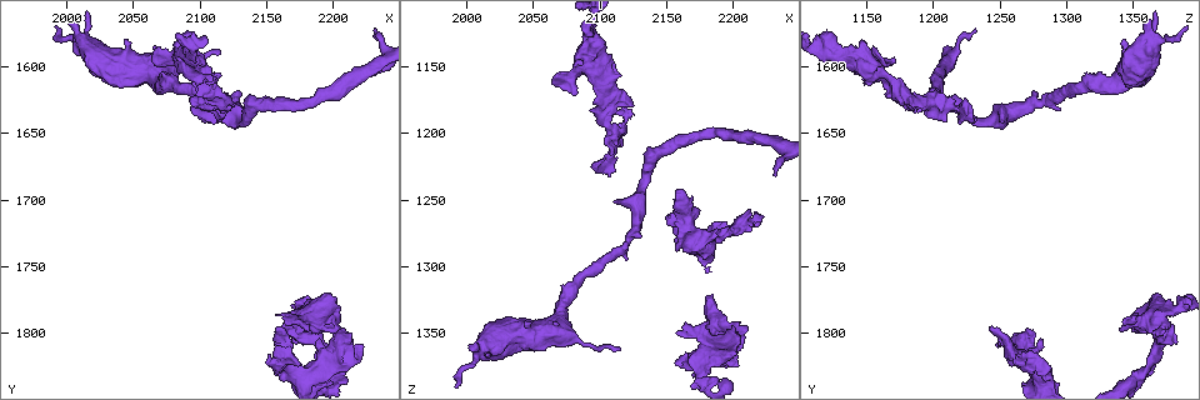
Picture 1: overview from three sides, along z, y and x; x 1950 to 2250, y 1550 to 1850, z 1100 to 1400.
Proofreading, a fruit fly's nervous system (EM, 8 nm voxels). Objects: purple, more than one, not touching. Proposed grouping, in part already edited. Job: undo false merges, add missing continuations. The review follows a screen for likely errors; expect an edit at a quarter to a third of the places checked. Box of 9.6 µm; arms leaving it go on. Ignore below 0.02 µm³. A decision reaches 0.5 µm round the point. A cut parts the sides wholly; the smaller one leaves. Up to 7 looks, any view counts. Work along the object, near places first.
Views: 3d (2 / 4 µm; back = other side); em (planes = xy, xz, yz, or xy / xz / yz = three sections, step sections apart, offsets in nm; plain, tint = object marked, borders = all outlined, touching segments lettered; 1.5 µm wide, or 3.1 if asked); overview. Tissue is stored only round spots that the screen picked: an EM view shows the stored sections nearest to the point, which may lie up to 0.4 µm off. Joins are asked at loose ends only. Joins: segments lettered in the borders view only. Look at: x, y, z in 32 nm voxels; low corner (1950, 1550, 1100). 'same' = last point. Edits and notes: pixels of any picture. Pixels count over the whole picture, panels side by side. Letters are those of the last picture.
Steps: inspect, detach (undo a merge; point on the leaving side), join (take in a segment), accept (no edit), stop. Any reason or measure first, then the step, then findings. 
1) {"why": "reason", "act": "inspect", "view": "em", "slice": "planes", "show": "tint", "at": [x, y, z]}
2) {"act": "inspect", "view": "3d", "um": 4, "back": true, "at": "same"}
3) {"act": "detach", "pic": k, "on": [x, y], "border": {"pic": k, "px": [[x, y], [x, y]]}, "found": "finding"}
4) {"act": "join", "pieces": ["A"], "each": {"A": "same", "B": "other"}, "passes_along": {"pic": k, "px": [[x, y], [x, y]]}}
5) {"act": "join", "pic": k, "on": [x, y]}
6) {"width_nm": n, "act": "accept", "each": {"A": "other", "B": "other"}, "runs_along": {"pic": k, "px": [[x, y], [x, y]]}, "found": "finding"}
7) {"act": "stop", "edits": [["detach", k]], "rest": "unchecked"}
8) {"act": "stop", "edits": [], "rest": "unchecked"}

{"why": "free end", "act": "inspect", "view": "3d", "um": 4, "back": true, "at": [2092, 1572, 1118]}

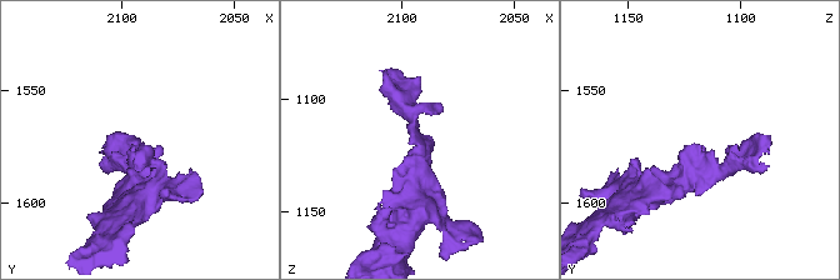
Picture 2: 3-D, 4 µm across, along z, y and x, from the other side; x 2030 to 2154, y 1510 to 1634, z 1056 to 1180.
{"why": "shape alone is not enough", "act": "inspect", "view": "em", "slice": "yz", "step": 8, "show": "borders", "at": [2092, 1572, 1118]}

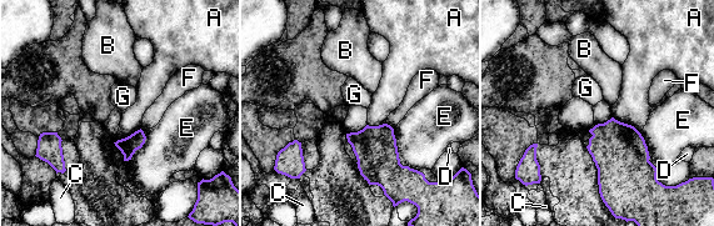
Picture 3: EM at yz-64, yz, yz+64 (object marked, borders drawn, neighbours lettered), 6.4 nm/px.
{"why": "another direction", "act": "inspect", "view": "em", "slice": "xy", "step": 8, "show": "borders", "at": "same"}

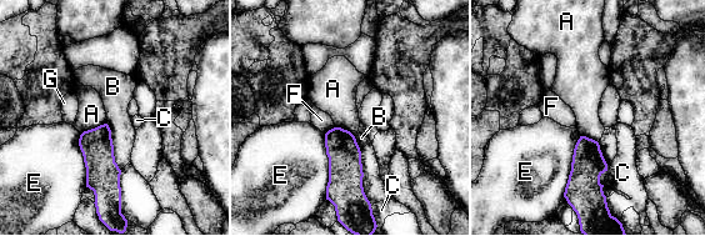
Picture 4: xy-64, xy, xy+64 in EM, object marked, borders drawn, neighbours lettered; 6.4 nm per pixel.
{"act": "accept", "each": {"A": "other", "B": "other", "C": "other", "E": "other", "F": "other", "G": "other"}, "found": "none of them fits"}

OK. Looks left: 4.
{"why": "branch stops here", "act": "inspect", "view": "3d", "um": 2, "at": [2118, 1640, 1202]}

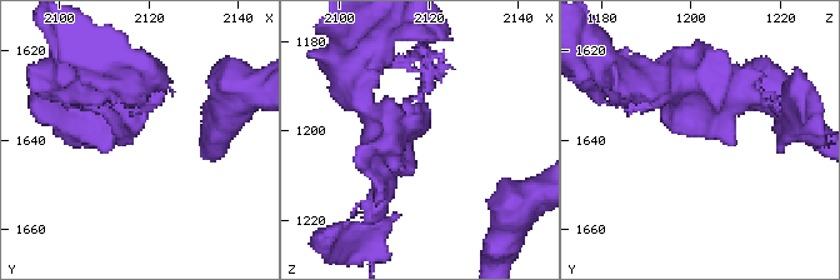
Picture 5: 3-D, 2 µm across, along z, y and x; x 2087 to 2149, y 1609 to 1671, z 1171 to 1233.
{"act": "inspect", "view": "em", "slice": "planes", "show": "borders", "at": [2118, 1639, 1200]}

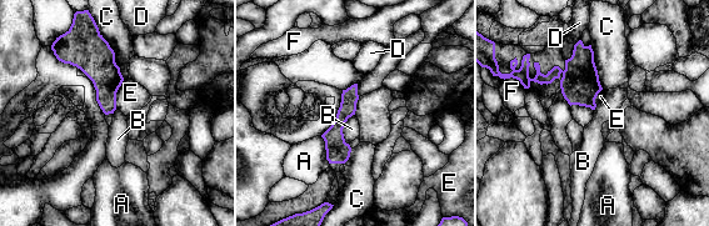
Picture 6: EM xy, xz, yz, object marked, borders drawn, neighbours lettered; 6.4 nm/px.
{"act": "accept", "each": {"A": "other", "B": "other", "C": "other", "D": "other", "E": "other", "F": "other"}, "runs_along": {"pic": 6, "px": [[354, 88], [335, 130], [331, 160]]}, "found": "none of them fits"}

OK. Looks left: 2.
{"act": "stop", "edits": [], "rest": "unchecked"}

